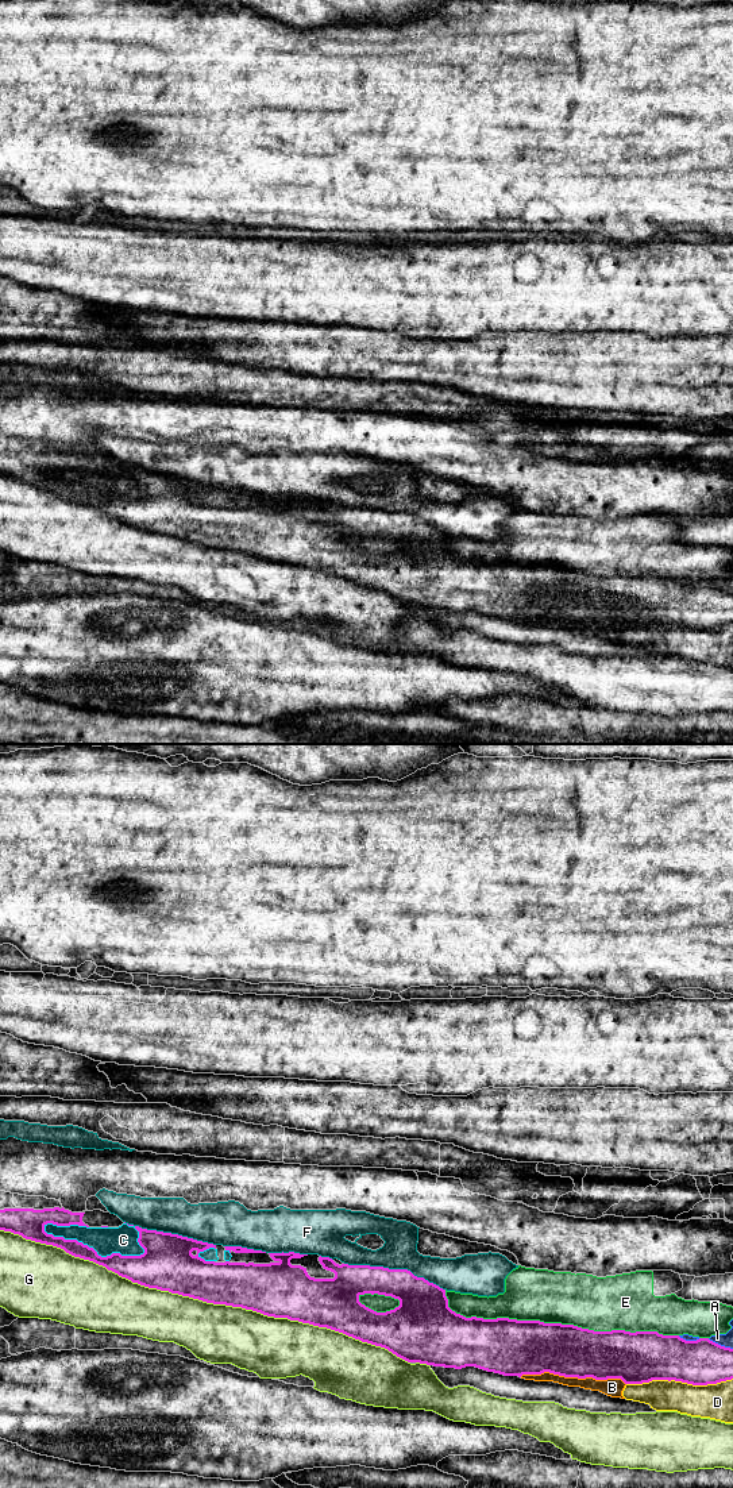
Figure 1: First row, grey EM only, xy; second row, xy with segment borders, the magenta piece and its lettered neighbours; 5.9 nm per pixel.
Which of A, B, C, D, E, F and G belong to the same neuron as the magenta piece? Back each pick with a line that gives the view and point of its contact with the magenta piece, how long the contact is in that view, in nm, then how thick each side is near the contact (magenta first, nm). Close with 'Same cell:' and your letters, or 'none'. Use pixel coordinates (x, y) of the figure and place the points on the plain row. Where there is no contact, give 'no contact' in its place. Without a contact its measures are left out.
Same cell: none

